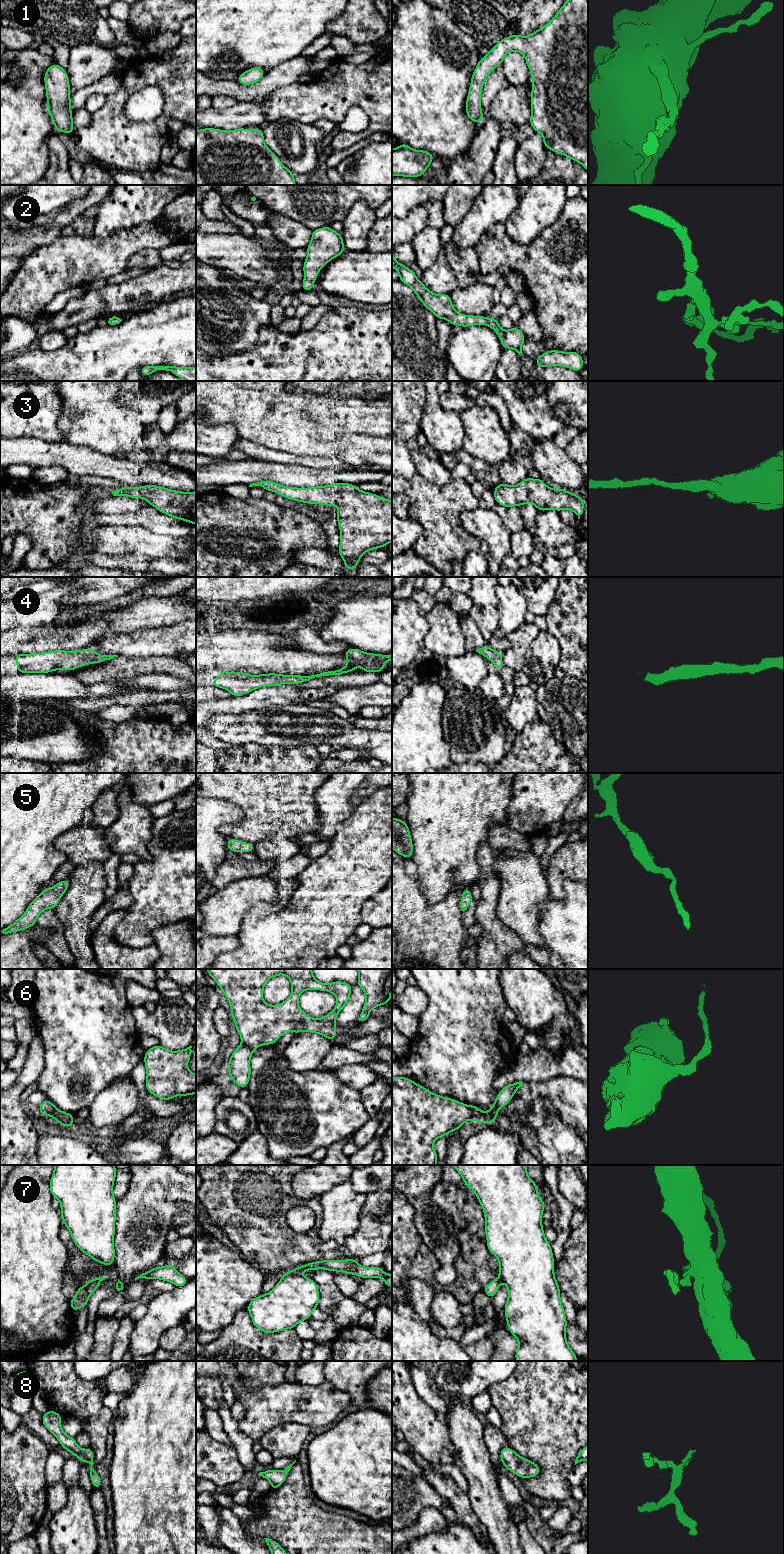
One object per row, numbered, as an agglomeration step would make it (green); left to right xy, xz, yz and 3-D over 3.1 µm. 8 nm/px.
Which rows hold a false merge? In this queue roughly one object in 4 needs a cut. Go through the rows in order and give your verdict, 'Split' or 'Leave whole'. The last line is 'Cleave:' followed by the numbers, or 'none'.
1: Leave whole
2: Leave whole
3: Leave whole
4: Leave whole
5: Leave whole
6: Split
7: Split
8: Leave whole
Cleave: 6, 7

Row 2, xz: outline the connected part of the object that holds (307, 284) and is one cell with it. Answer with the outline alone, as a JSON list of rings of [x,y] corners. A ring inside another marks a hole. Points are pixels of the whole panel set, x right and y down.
[[[330,226],[312,230],[311,242],[306,248],[308,254],[303,265],[305,277],[302,290],[311,292],[319,271],[329,261],[341,255],[345,248],[341,234]]]

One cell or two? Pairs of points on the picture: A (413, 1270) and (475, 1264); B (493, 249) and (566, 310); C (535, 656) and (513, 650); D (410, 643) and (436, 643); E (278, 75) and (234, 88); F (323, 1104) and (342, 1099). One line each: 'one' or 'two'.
A: one
B: one
C: two
D: two
E: one
F: one

